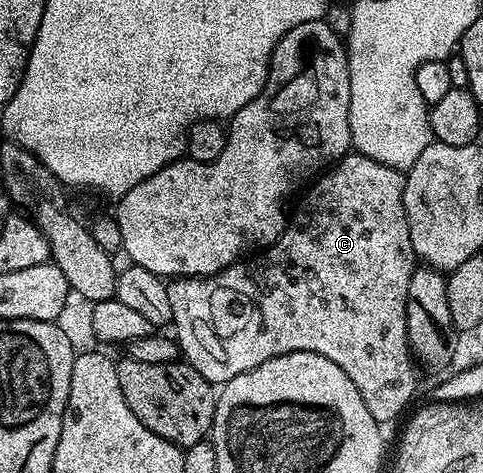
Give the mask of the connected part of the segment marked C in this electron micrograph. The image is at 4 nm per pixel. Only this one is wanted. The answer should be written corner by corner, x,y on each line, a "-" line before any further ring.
349,152
331,169
321,173
303,191
299,199
300,207
297,210
295,207
291,211
288,226
274,245
261,249
255,256
245,257
232,266
227,266
225,270
211,274
208,278
178,278
169,281
171,325
176,326
174,337
180,347
183,361
193,366
207,382
223,384
234,380
234,376
242,372
250,372
258,368
258,364
266,364
266,360
274,356
282,356
290,352
314,352
318,356
326,356
326,360
334,360
334,364
338,364
338,368
342,368
342,372
346,372
346,376
354,380
354,388
362,392
362,400
366,400
366,408
370,408
370,416
374,416
376,422
387,424
394,421
407,408
408,401
416,394
417,363
414,361
412,348
408,344
406,300
410,288
410,276
417,257
410,244
410,228
404,207
404,180
405,175
401,171
390,168
386,164
378,164
378,160
370,160
370,156

